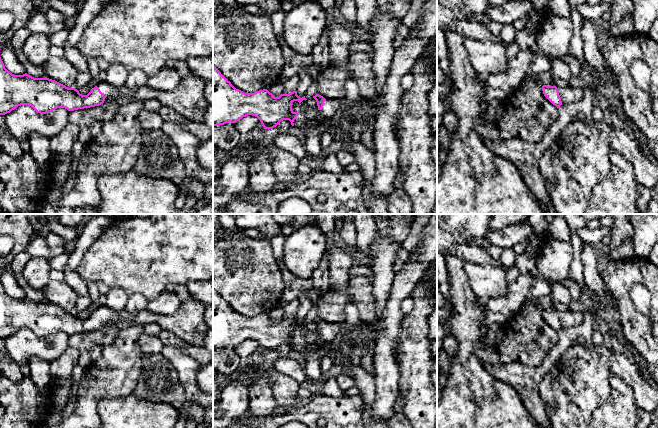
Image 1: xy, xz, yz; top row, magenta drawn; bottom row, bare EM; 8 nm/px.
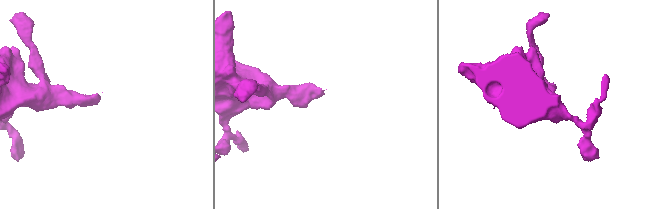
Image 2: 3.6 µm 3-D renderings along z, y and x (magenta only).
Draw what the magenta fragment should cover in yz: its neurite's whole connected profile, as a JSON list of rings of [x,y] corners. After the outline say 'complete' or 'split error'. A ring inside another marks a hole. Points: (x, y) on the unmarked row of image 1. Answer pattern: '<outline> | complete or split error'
[[[551,306],[542,310],[544,320],[557,332],[562,328],[575,328],[583,323],[582,312],[558,310]]] | split error

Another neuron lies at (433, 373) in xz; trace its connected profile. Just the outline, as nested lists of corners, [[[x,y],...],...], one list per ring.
[[[432,358],[431,371],[430,371],[431,382],[436,394],[436,403],[437,403],[437,361]]]

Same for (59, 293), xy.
[[[50,280],[42,288],[42,292],[47,302],[55,304],[68,312],[75,312],[75,305],[79,296],[64,280]]]

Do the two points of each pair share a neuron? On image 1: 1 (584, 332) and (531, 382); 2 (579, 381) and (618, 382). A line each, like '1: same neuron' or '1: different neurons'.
1: same neuron
2: different neurons

